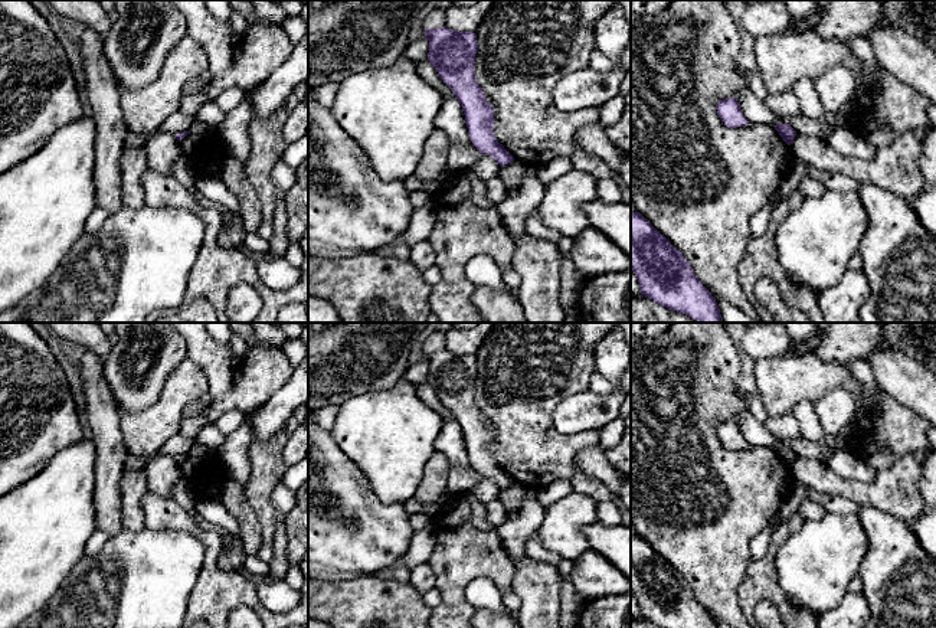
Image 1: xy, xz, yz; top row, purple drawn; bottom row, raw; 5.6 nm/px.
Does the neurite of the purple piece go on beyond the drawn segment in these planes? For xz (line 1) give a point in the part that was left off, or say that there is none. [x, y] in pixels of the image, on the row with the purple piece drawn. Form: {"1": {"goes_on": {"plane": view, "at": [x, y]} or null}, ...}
{"1": {"goes_on": null}}

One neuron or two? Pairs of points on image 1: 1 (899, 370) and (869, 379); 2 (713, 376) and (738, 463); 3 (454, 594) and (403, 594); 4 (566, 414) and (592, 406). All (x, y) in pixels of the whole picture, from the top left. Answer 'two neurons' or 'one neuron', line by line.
1: two neurons
2: one neuron
3: two neurons
4: one neuron

